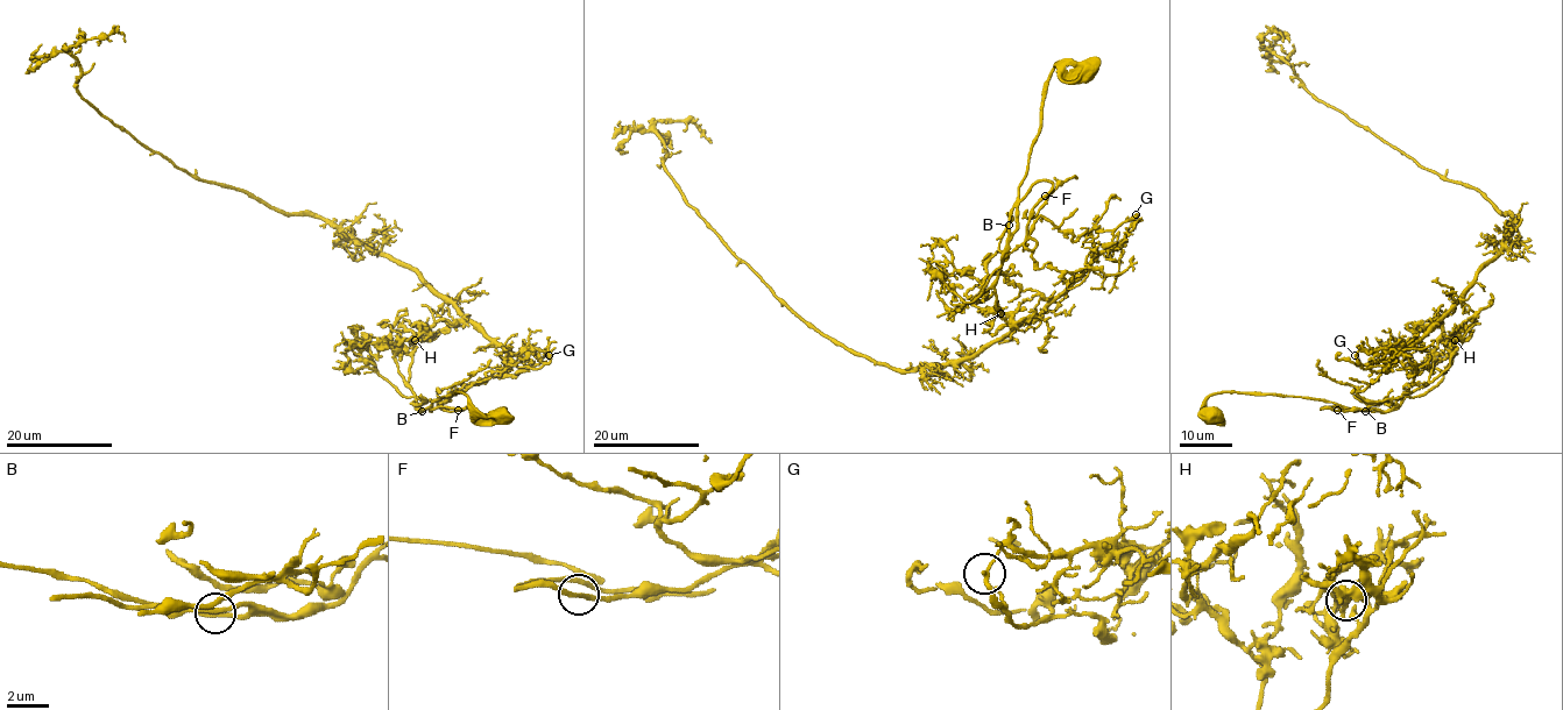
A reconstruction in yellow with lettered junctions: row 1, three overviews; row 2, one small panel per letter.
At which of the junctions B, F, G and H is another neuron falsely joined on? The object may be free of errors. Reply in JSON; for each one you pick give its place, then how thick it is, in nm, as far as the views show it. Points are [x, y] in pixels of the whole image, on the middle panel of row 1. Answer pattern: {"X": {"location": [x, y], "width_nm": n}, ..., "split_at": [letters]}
{"G": {"location": [1136, 214], "width_nm": 180}, "split_at": ["G"]}

